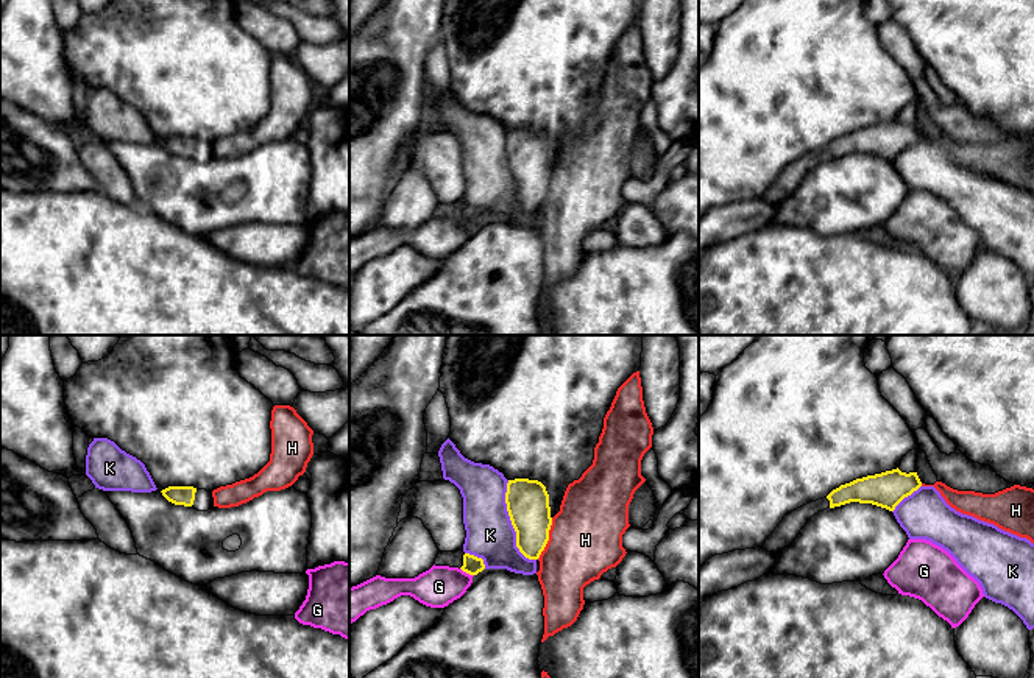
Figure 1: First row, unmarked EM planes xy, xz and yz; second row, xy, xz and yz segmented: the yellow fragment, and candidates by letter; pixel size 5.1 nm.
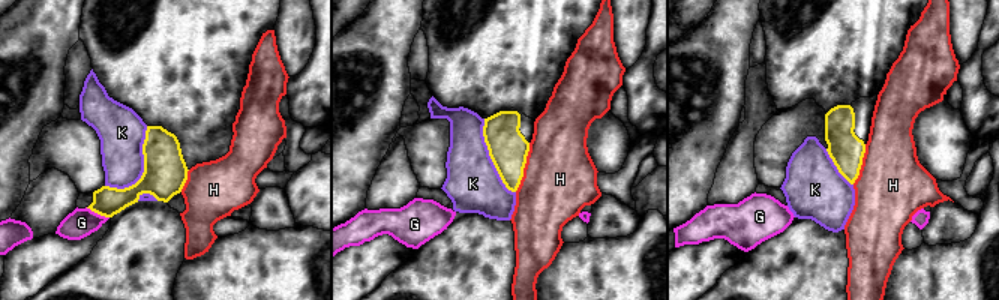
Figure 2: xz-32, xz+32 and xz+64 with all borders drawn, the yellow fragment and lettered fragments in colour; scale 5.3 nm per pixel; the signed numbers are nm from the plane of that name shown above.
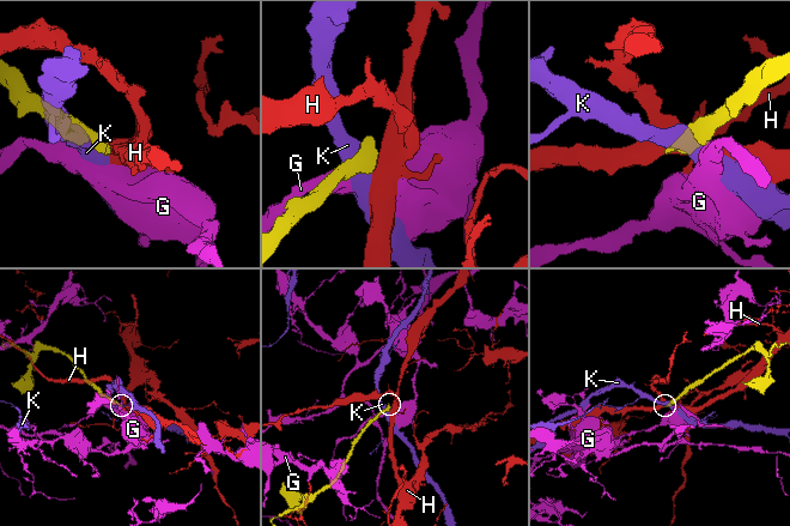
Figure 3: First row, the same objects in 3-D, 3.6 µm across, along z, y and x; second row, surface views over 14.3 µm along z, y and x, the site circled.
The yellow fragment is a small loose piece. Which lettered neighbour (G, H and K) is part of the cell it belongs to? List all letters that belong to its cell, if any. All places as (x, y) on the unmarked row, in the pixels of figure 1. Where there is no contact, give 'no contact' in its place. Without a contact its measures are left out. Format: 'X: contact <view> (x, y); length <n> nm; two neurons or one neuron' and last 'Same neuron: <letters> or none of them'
G: contact xz (467, 223); length 80 nm; two neurons
H: contact xz (548, 189); length 240 nm; two neurons
K: contact xz (512, 175); length 440 nm; two neurons
Same neuron: none of them

